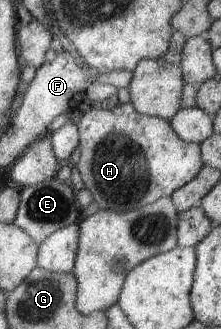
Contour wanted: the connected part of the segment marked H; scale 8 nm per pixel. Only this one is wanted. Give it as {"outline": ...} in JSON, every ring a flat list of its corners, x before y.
{"outline":[[128,101,116,104,112,109,95,109,90,104,81,108,80,119,76,123,80,149,78,162,74,167,79,171,84,189,102,210,116,213,129,212,155,202,162,196,169,196,175,189,192,179,203,166,199,144,182,141,170,127,168,120,158,116,138,113]]}

